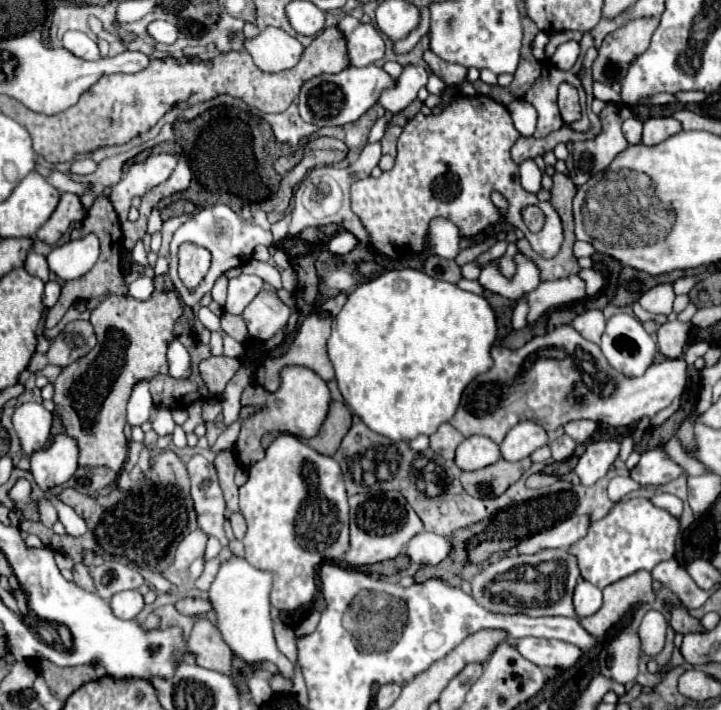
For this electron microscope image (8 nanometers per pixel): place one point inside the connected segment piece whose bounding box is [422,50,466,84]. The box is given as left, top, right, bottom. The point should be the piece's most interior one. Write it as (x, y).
(451, 73)

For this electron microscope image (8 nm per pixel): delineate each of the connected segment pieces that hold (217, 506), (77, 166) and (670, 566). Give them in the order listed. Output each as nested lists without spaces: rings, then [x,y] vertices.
[[[192,456],[188,462],[190,474],[190,496],[194,500],[194,510],[198,516],[198,528],[206,536],[216,536],[224,540],[224,496],[218,484],[216,468],[204,456]]]
[[[76,160],[76,162],[72,162],[72,166],[70,166],[70,172],[72,174],[92,174],[96,170],[96,162],[94,160]]]
[[[674,558],[656,564],[652,570],[652,578],[676,592],[682,604],[686,604],[688,608],[700,608],[700,588],[690,578],[686,568],[682,568]]]

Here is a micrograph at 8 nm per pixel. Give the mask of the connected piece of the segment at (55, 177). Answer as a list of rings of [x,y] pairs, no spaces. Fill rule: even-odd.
[[[52,172],[52,176],[48,176],[48,182],[62,192],[74,192],[74,194],[80,194],[80,190],[86,188],[86,186],[80,186],[78,182],[74,182],[70,178],[70,174],[62,174],[62,172]]]

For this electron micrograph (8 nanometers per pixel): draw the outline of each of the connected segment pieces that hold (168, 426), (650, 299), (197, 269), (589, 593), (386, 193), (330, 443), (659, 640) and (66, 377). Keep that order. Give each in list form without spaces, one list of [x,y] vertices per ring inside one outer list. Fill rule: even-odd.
[[[158,408],[158,414],[154,416],[154,420],[152,420],[152,428],[160,434],[160,436],[164,436],[164,434],[170,434],[172,430],[174,430],[174,418],[172,418],[172,410],[168,410],[168,408]]]
[[[658,284],[640,296],[640,306],[652,314],[670,314],[674,302],[672,284]]]
[[[184,244],[184,246],[180,246],[178,258],[180,258],[178,274],[180,274],[182,282],[188,288],[196,288],[202,282],[202,278],[206,276],[208,266],[210,266],[208,250],[192,246],[192,244]]]
[[[578,580],[574,588],[574,610],[576,616],[592,616],[602,606],[602,590],[586,580]]]
[[[476,94],[472,98],[458,96],[448,106],[444,106],[444,110],[438,114],[430,114],[430,116],[416,114],[407,123],[404,132],[398,138],[398,156],[396,156],[394,168],[390,172],[382,172],[380,178],[364,178],[362,182],[358,180],[352,184],[352,210],[358,214],[358,218],[366,226],[366,230],[370,234],[370,246],[392,260],[420,254],[426,246],[428,222],[436,216],[442,216],[442,218],[448,218],[450,222],[454,222],[460,228],[462,236],[474,236],[480,230],[484,230],[486,226],[490,226],[498,220],[506,220],[524,232],[526,240],[530,242],[530,246],[536,254],[540,254],[542,258],[556,256],[562,246],[560,216],[556,214],[556,210],[552,210],[550,202],[540,202],[534,194],[526,192],[520,186],[518,164],[510,158],[510,148],[518,138],[520,138],[520,132],[514,128],[510,112],[500,102],[496,102],[488,96],[482,96],[482,94]],[[494,190],[498,190],[502,196],[506,196],[506,200],[510,204],[508,214],[504,218],[498,216],[498,212],[490,200],[490,194]],[[530,204],[538,206],[546,216],[546,224],[538,234],[532,234],[522,222],[520,212],[522,212],[522,208],[526,208]]]
[[[330,402],[330,410],[328,410],[328,416],[320,428],[320,432],[308,440],[308,446],[312,446],[316,452],[320,454],[326,454],[326,456],[332,456],[344,434],[350,430],[352,426],[352,420],[350,420],[350,410],[344,402]]]
[[[650,610],[638,628],[640,640],[642,640],[642,652],[648,656],[656,656],[664,648],[664,638],[666,638],[666,628],[668,622],[658,610]]]
[[[104,194],[94,198],[82,226],[74,228],[70,238],[78,240],[90,232],[96,234],[102,244],[98,264],[82,278],[68,280],[62,286],[62,294],[48,314],[68,310],[78,300],[94,300],[104,296],[104,300],[90,312],[98,342],[88,356],[78,358],[70,366],[62,368],[54,382],[54,404],[66,434],[78,442],[80,466],[108,466],[114,472],[120,472],[128,454],[128,442],[124,438],[128,394],[132,394],[132,386],[136,382],[150,380],[158,372],[168,374],[166,350],[176,338],[174,322],[182,314],[182,302],[176,290],[154,290],[148,300],[136,300],[128,294],[124,272],[120,268],[122,228],[112,202]]]

